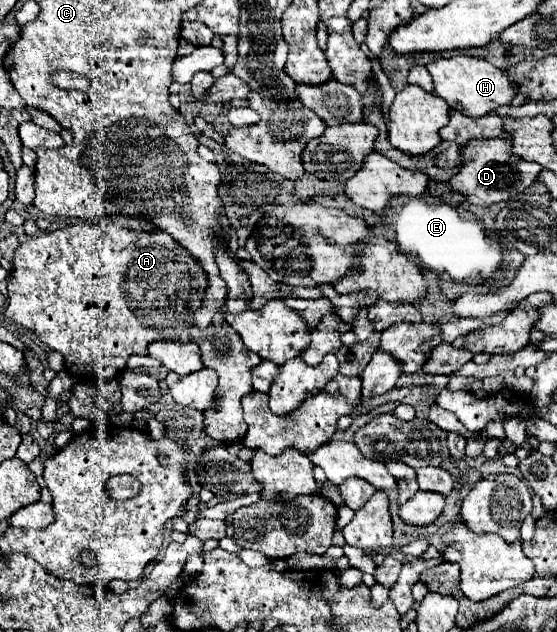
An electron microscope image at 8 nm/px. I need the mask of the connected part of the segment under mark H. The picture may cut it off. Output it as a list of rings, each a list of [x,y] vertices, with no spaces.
[[[470,56],[438,58],[430,64],[426,64],[426,68],[434,78],[434,86],[436,86],[434,92],[440,98],[444,98],[450,108],[454,108],[466,116],[472,116],[472,118],[480,118],[484,114],[496,110],[498,106],[512,104],[512,100],[518,92],[516,82],[510,82],[502,70],[498,70],[496,66],[492,66],[490,62],[486,62],[482,58],[470,58]]]

